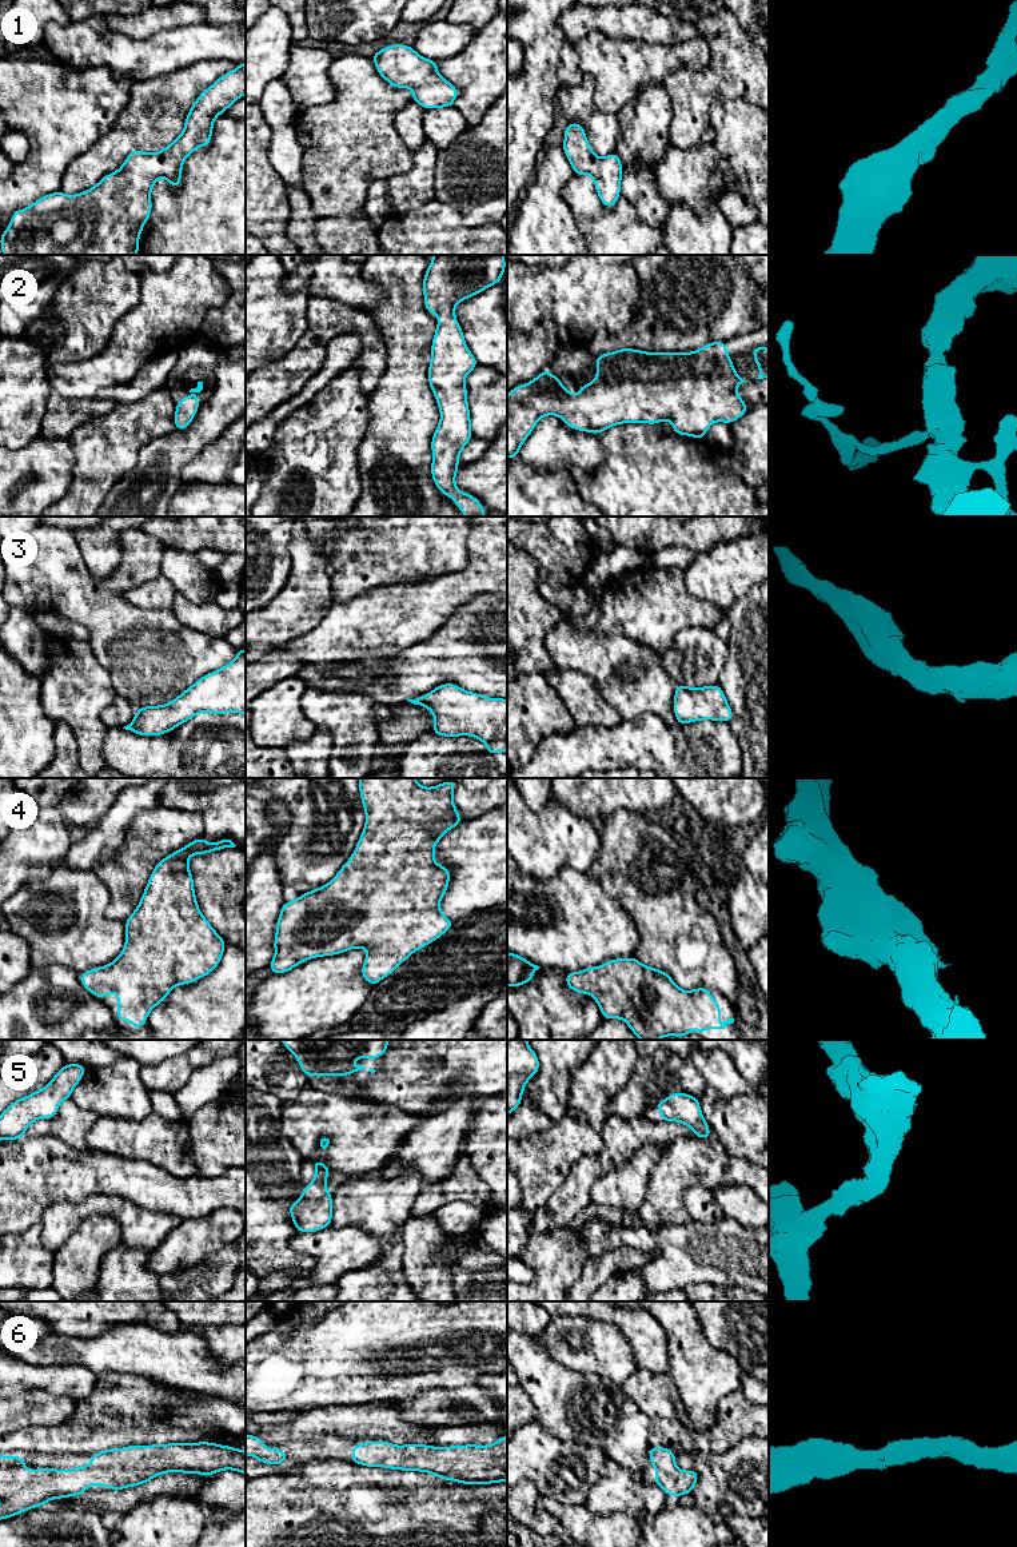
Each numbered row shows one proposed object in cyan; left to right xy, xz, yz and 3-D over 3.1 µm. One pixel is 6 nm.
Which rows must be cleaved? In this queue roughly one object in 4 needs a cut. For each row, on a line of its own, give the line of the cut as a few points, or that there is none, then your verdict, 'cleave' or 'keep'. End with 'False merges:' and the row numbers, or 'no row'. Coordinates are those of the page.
1: cut none; keep
2: cut none; keep
3: cut none; keep
4: cut none; keep
5: cut none; keep
6: cut none; keep
False merges: no row

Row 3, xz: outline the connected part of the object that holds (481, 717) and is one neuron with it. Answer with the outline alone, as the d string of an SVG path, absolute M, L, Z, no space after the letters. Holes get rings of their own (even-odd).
M444 683L418 699L407 701L432 713L432 734L478 738L492 755L507 751L507 699L488 698L463 690L456 683Z

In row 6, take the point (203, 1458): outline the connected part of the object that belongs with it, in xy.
M208 1442L131 1446L95 1452L89 1464L79 1468L37 1468L29 1471L25 1470L24 1458L13 1455L5 1458L0 1454L0 1520L40 1507L51 1499L81 1495L87 1492L88 1486L124 1490L144 1484L157 1475L172 1471L210 1476L224 1470L246 1475L246 1451Z

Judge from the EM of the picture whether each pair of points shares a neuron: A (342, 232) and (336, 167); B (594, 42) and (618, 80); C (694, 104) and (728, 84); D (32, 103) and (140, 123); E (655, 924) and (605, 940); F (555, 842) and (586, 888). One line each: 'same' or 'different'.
A: different
B: same
C: same
D: different
E: different
F: different

